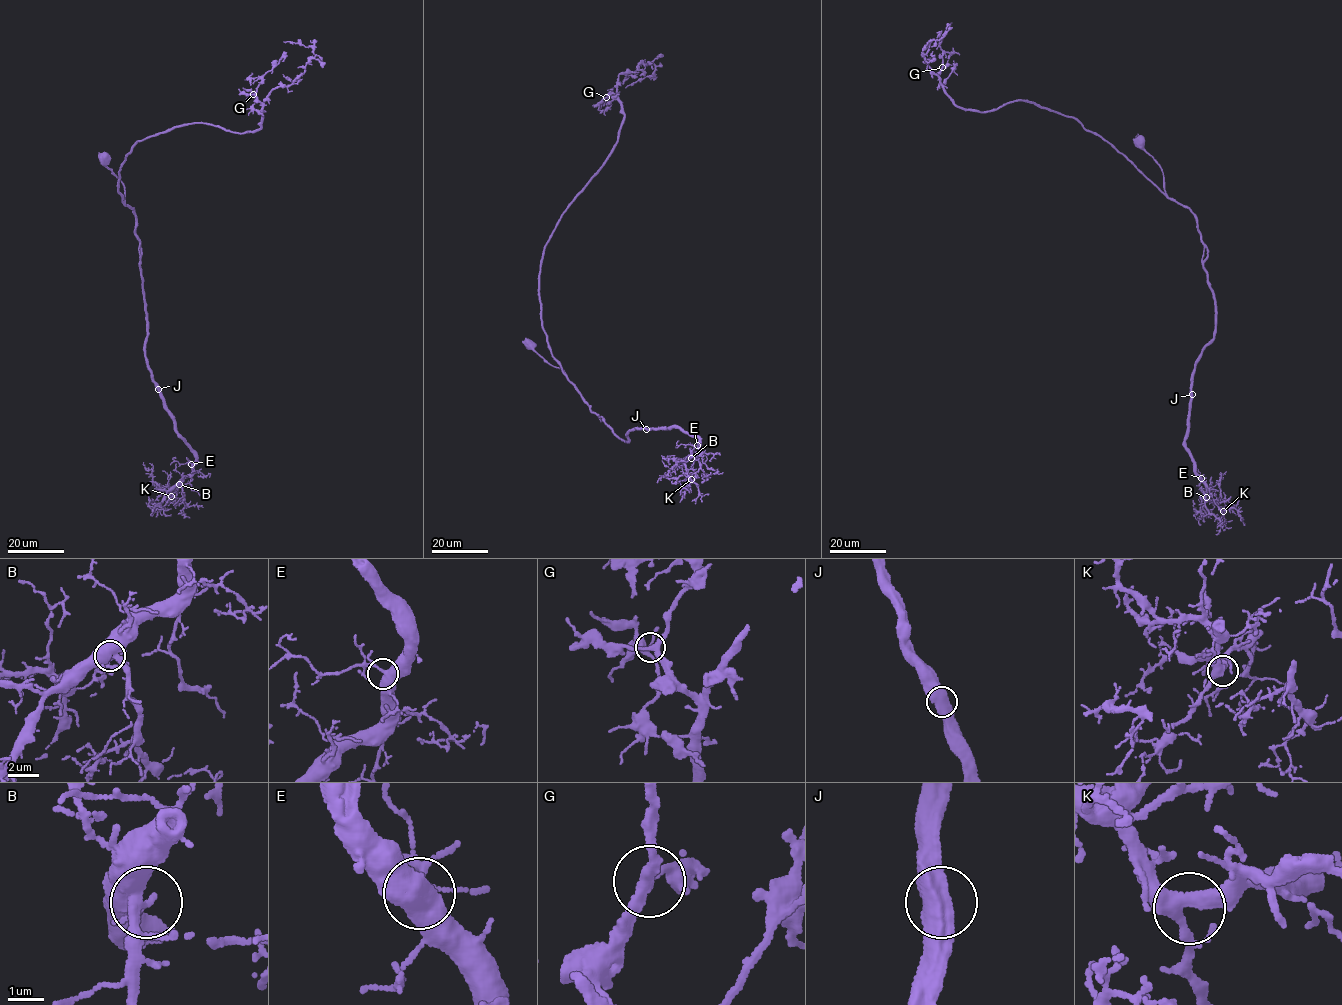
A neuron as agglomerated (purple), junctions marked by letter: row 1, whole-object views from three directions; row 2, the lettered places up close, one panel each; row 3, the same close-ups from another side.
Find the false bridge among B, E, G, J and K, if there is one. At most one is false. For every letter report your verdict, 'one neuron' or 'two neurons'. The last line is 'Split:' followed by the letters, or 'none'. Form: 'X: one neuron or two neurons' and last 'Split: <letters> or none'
B: one neuron
E: one neuron
G: one neuron
J: one neuron
K: one neuron
Split: none

